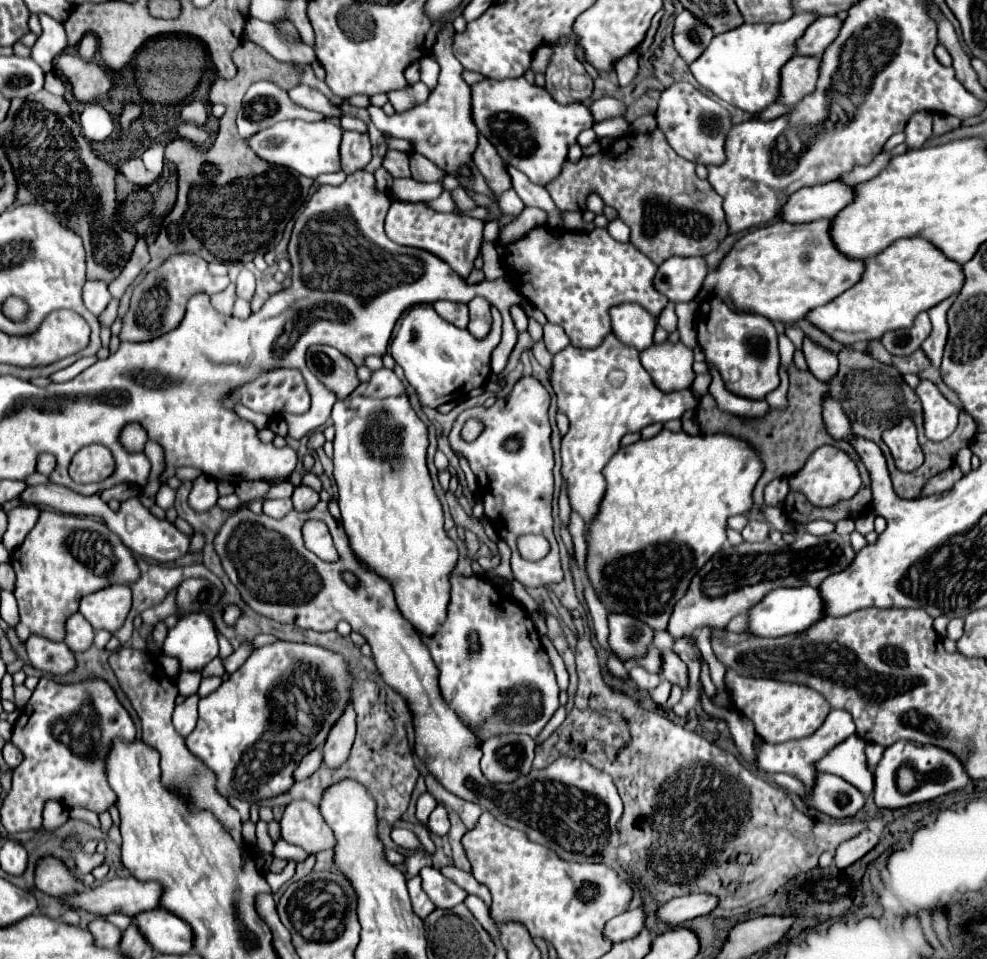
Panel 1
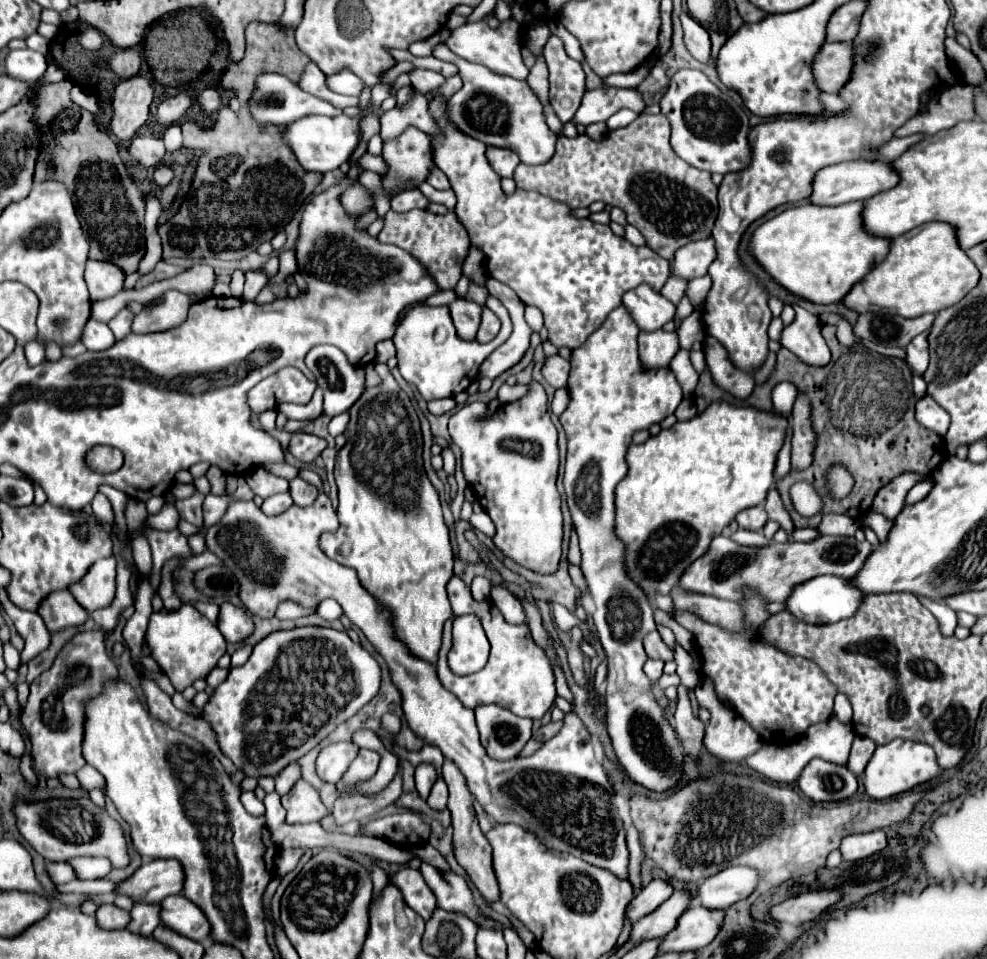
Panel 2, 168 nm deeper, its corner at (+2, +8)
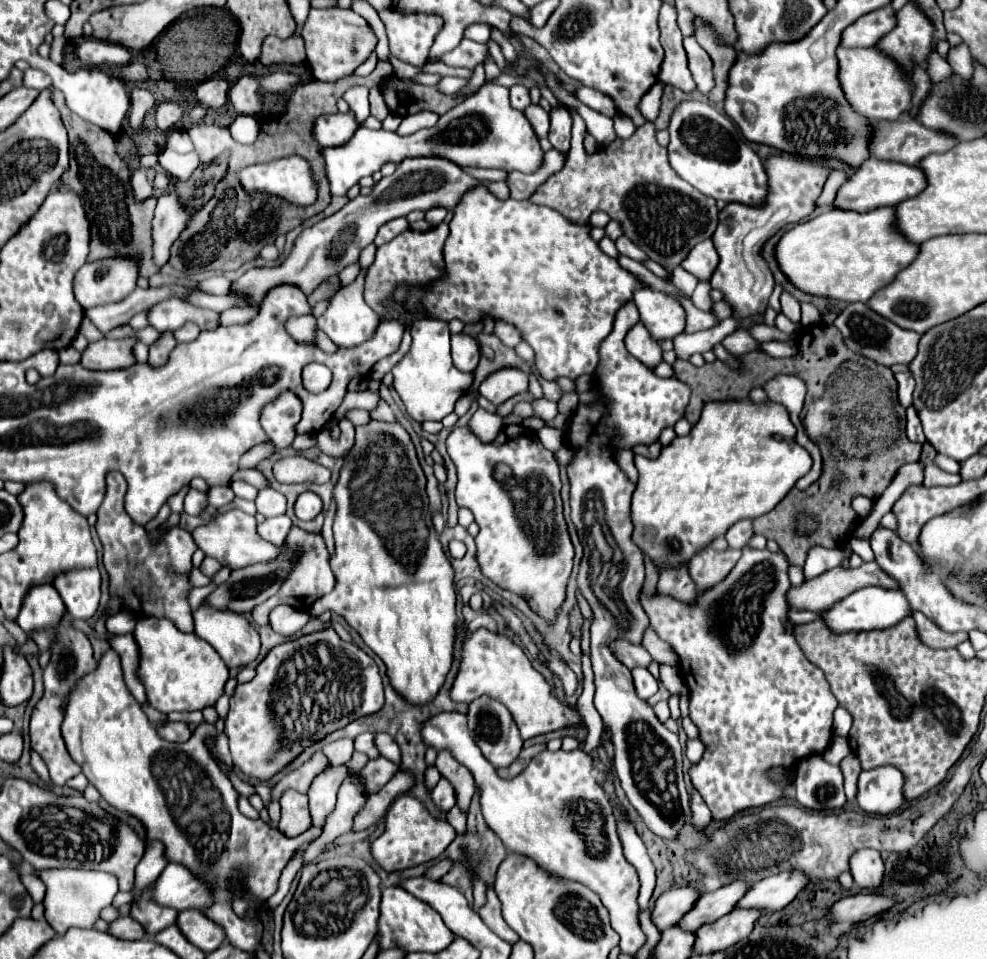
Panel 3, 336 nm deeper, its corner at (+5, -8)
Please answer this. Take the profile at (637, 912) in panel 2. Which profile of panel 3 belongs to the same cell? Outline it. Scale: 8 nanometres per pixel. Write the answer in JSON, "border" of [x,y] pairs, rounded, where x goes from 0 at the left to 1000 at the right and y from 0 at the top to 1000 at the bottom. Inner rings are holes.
{"border":[[[681,926],[677,930],[673,930],[667,941],[665,947],[661,947],[661,959],[669,970],[681,968],[683,964],[687,964],[687,959],[691,959],[691,955],[695,951],[699,951],[703,938],[707,938],[707,934],[711,934],[709,928],[705,926]]]}

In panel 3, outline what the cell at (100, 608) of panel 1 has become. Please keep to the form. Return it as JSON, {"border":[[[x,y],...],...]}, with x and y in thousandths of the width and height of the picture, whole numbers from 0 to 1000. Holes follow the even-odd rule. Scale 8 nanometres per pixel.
{"border":[[[77,592],[55,603],[53,611],[63,621],[67,636],[77,647],[89,647],[97,640],[101,628],[101,596],[99,592]]]}

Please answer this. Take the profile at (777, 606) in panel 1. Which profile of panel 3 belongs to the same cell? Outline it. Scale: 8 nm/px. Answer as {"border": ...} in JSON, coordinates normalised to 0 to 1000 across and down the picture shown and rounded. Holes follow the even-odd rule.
{"border":[[[873,613],[861,621],[857,621],[853,628],[843,630],[833,647],[843,655],[845,659],[871,659],[871,657],[890,657],[890,655],[902,655],[922,642],[922,630],[918,621],[912,615],[898,615],[898,613]]]}

